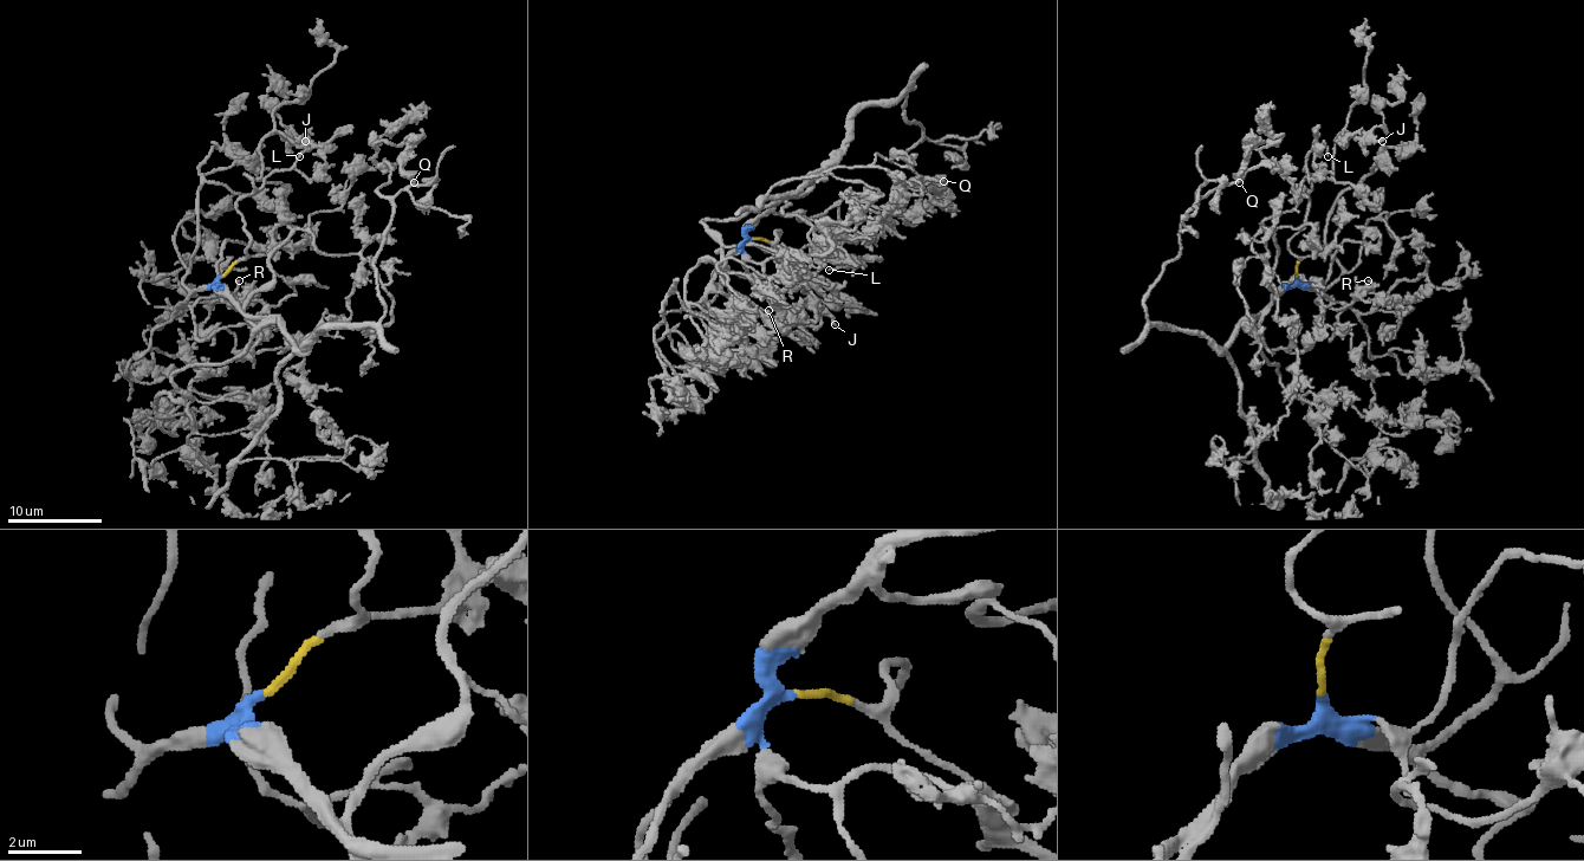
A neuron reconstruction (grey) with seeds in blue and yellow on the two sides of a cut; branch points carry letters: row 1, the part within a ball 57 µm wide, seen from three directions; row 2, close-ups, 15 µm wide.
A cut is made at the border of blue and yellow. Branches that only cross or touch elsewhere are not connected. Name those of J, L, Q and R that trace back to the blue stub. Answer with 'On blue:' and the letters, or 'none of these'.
On blue: Q, R

